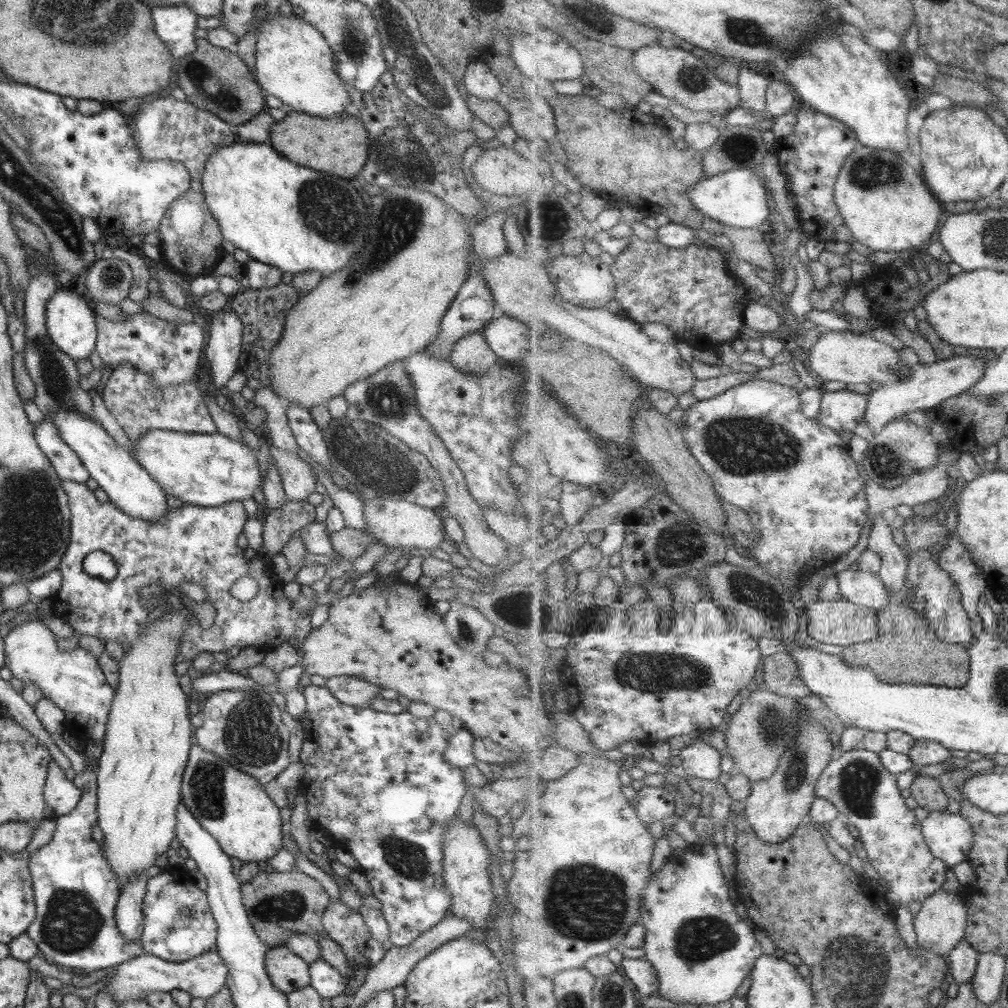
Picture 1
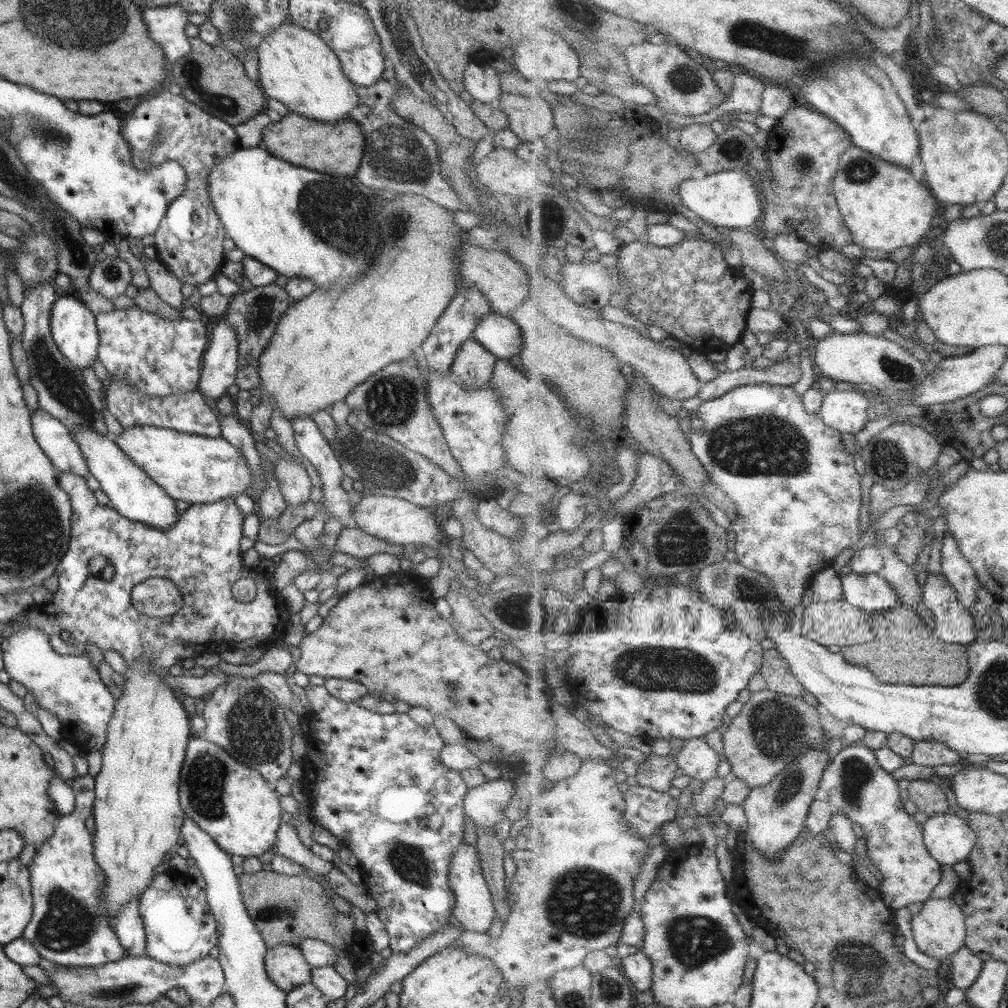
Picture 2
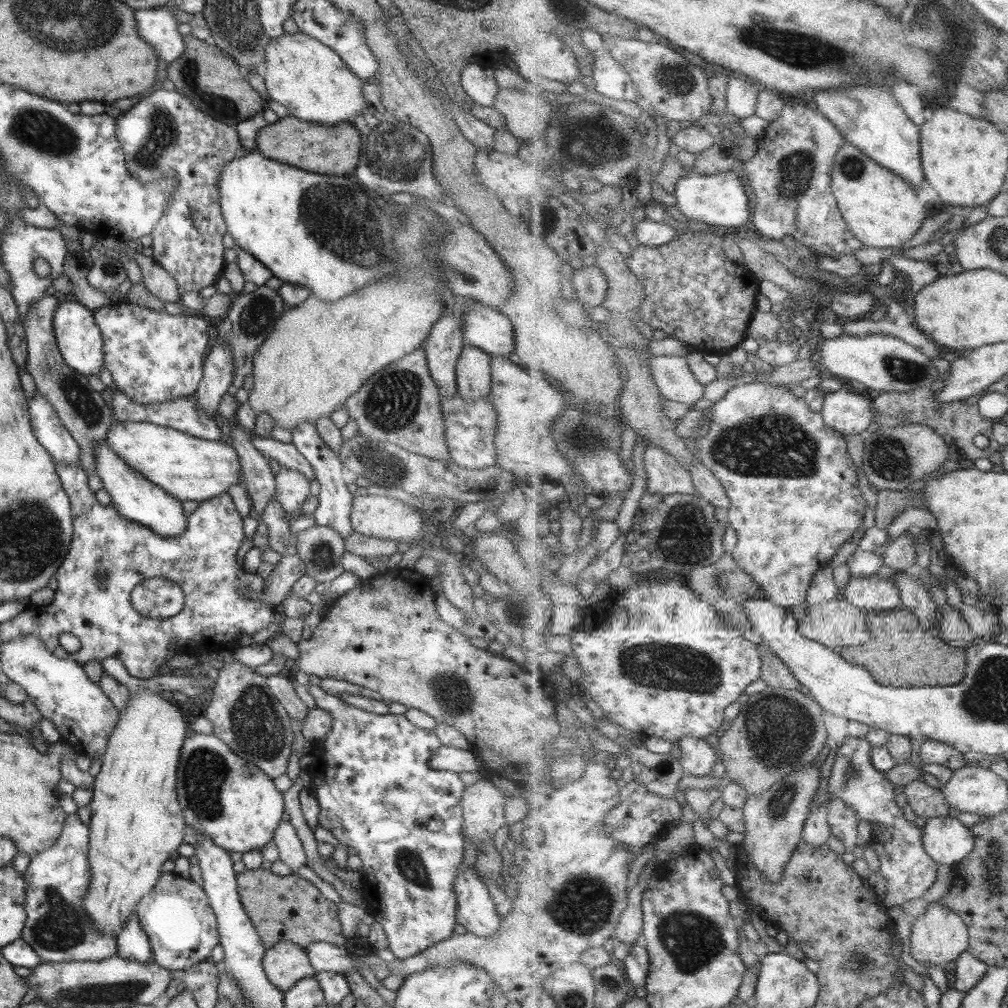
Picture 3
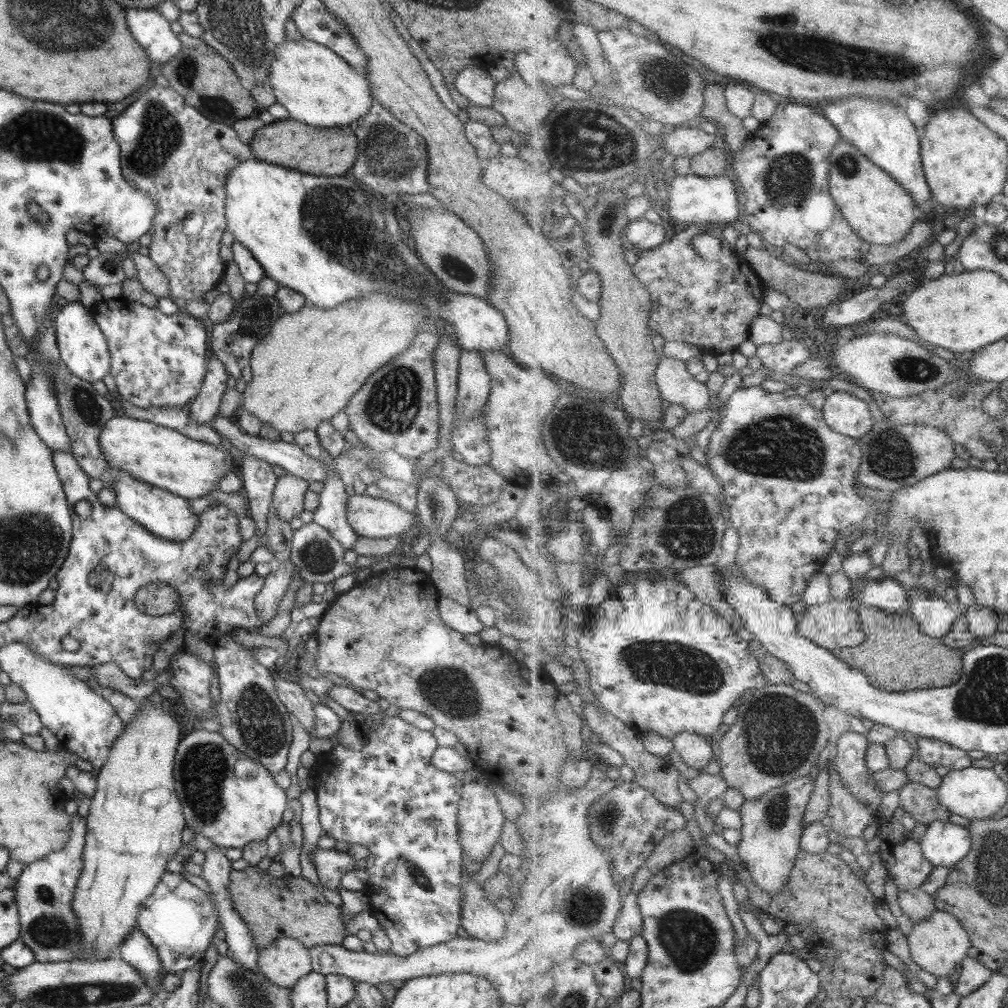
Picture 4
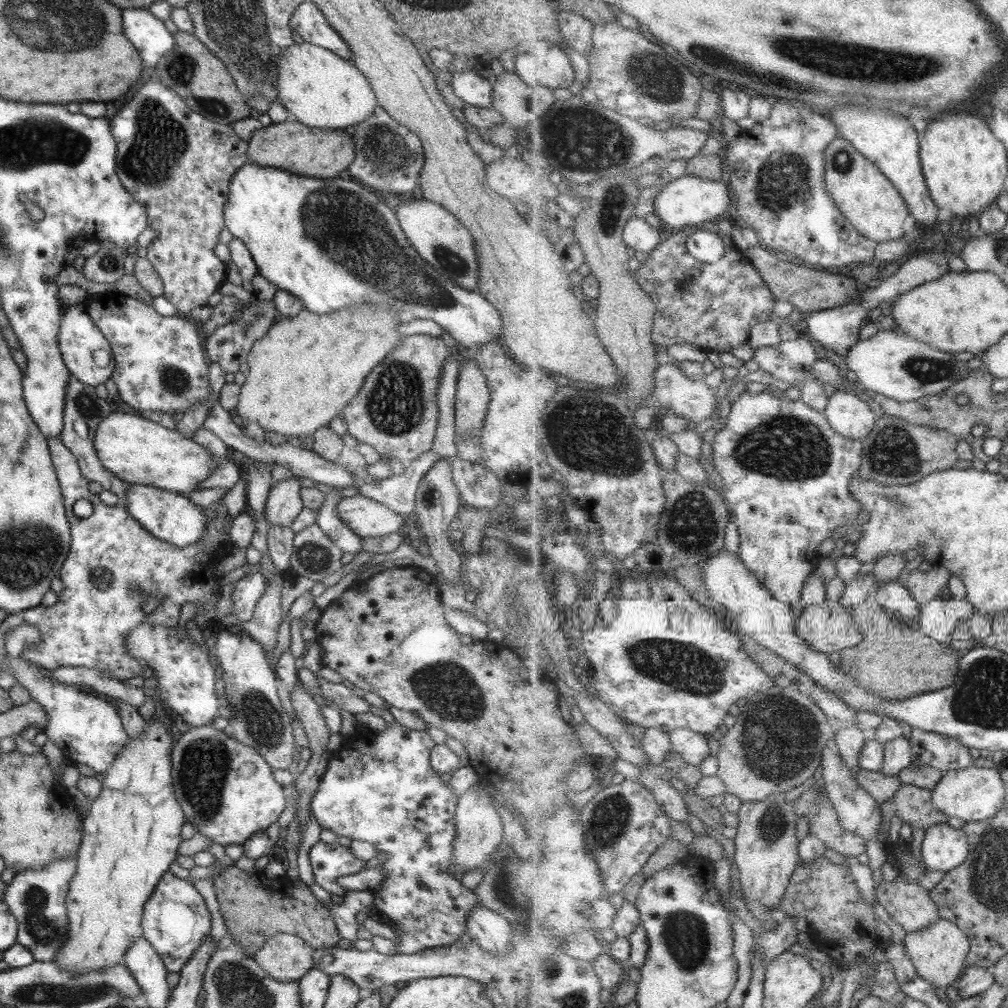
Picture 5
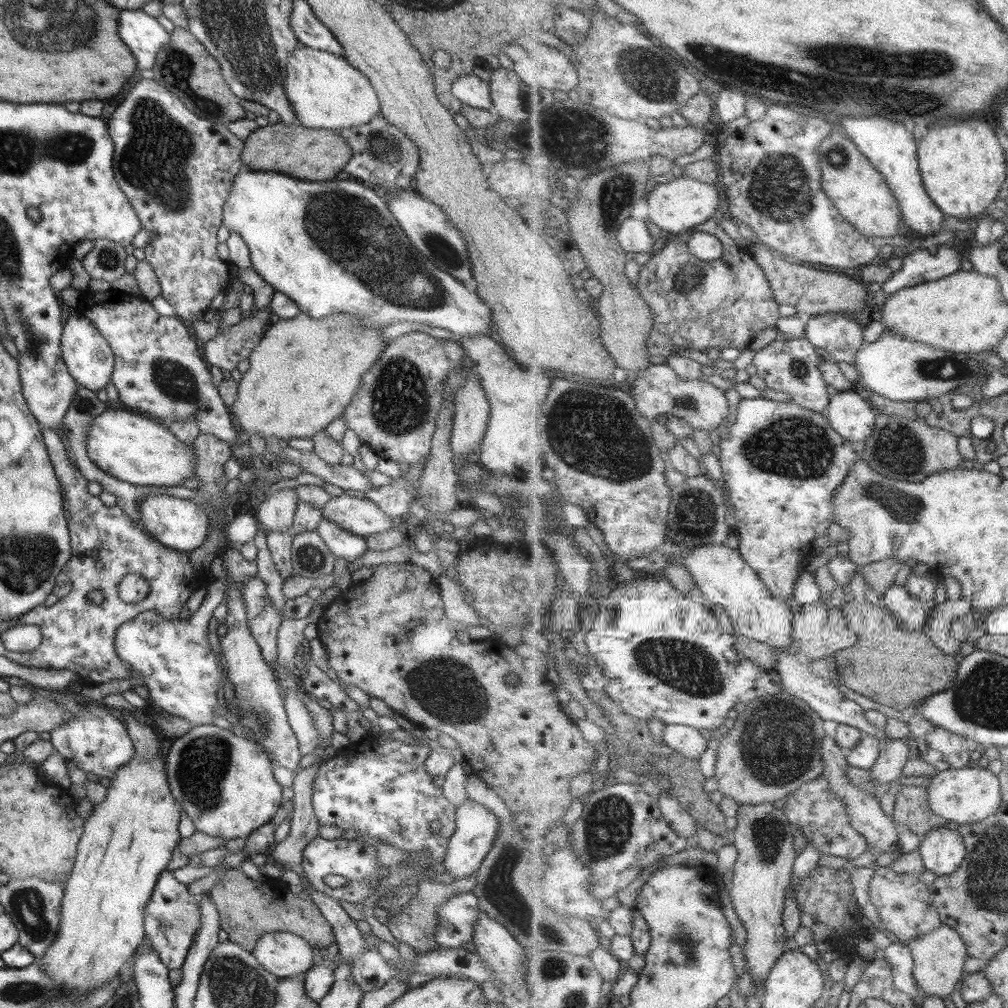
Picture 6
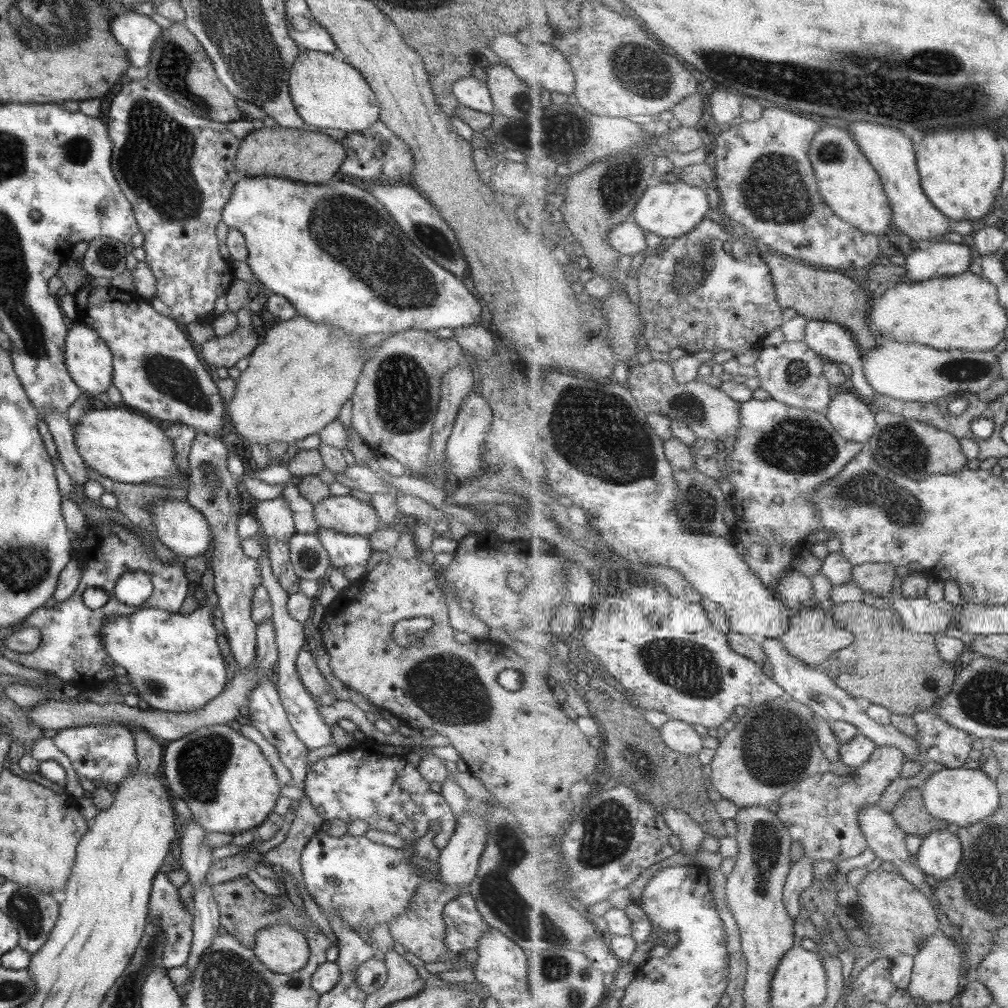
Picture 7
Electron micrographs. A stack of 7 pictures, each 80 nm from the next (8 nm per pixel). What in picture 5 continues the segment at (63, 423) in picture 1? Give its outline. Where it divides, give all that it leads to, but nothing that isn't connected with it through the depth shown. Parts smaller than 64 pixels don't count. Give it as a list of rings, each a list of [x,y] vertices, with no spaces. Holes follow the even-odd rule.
[[[128,485],[130,487],[126,490],[125,510],[151,536],[177,548],[185,548],[200,540],[209,518],[203,515],[199,505],[193,504],[183,494],[161,490],[154,486]]]

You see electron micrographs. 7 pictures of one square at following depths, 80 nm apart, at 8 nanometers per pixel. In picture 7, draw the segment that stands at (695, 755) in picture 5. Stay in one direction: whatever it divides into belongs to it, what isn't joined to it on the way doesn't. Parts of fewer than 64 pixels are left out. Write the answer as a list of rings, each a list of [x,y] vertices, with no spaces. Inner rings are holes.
[[[671,719],[661,728],[660,734],[669,748],[681,754],[693,756],[703,750],[703,739],[687,722]]]

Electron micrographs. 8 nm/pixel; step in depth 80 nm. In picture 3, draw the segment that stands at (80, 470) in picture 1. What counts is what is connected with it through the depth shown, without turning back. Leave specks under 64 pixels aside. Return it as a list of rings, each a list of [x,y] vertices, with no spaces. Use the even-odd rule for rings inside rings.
[[[37,391],[26,399],[27,412],[33,436],[37,442],[50,454],[55,463],[78,466],[78,446],[73,437],[65,430],[53,407]]]

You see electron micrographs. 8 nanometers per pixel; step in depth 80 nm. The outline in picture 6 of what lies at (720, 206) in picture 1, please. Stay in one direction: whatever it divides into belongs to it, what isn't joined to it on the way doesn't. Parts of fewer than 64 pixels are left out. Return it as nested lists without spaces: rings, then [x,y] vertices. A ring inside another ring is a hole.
[[[683,174],[678,178],[671,178],[667,183],[661,183],[650,192],[647,218],[658,228],[668,234],[679,234],[693,230],[697,225],[711,219],[721,204],[721,196],[716,183],[701,182]],[[634,217],[623,221],[617,233],[617,241],[625,251],[634,254],[642,252],[652,254],[651,248],[655,246],[655,240],[645,221]]]

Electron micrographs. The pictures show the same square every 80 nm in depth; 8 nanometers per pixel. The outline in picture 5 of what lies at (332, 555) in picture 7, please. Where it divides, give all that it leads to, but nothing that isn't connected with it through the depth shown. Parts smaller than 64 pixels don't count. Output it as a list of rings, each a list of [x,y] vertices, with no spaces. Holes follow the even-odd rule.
[[[332,488],[329,493],[326,493],[326,497],[322,502],[322,505],[318,509],[316,516],[316,525],[323,532],[329,541],[331,541],[343,554],[356,554],[362,550],[362,540],[357,537],[347,526],[345,526],[336,515],[334,511],[335,503],[341,498],[339,490]]]

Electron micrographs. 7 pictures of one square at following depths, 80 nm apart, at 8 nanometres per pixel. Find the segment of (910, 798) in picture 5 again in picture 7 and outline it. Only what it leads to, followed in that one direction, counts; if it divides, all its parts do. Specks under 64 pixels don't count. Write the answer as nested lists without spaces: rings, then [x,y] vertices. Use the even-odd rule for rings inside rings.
[[[922,787],[907,789],[891,813],[906,833],[923,838],[933,831],[945,830],[950,824],[928,811]]]

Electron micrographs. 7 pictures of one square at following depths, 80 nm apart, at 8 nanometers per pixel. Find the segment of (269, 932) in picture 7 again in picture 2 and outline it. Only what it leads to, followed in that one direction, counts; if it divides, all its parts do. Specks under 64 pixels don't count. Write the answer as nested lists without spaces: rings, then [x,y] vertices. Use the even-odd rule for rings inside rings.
[[[276,944],[266,950],[265,972],[279,990],[289,992],[297,985],[310,982],[311,969],[297,947]]]

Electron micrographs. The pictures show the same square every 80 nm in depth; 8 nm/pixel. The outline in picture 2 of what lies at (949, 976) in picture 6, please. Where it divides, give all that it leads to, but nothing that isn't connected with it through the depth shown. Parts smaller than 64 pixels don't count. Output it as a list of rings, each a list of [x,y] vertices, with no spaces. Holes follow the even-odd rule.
[[[929,898],[924,902],[921,912],[912,917],[910,924],[918,950],[939,961],[951,957],[966,946],[968,938],[966,914],[953,898]]]

